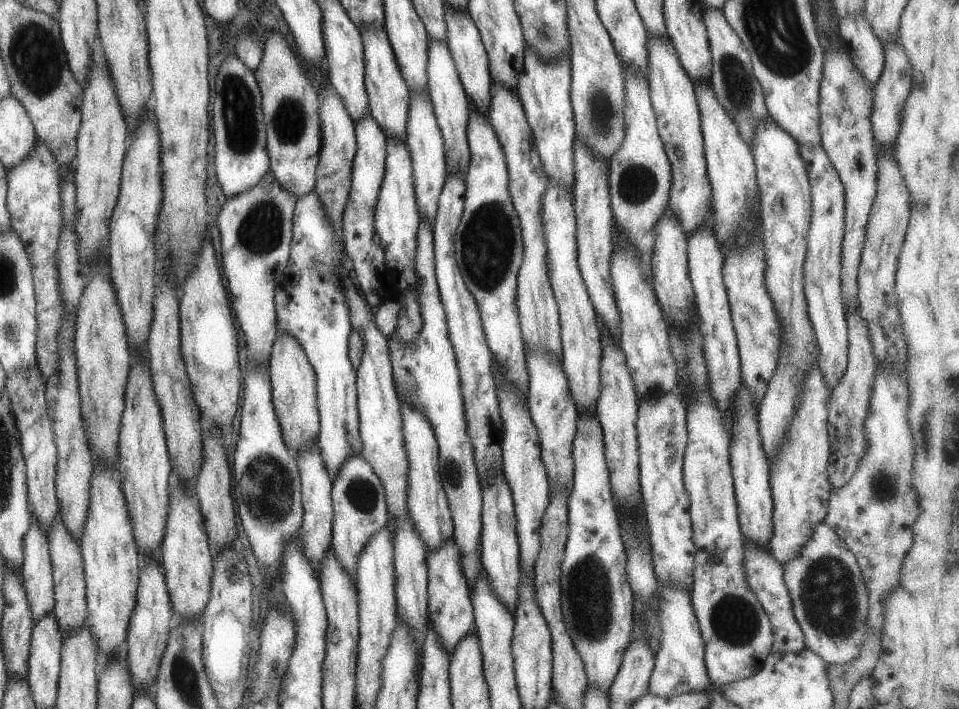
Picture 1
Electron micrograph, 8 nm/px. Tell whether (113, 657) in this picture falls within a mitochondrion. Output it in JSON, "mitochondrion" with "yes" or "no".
{"mitochondrion":"no"}

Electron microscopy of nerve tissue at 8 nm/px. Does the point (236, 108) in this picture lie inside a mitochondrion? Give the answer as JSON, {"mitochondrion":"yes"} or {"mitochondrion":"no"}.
{"mitochondrion":"yes"}

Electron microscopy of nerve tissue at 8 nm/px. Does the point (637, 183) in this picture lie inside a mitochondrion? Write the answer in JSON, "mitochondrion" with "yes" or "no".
{"mitochondrion":"yes"}

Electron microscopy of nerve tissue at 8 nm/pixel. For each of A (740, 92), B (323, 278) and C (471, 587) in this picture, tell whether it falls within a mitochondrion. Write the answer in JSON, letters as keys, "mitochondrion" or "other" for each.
{"A":"mitochondrion","B":"other","C":"other"}

